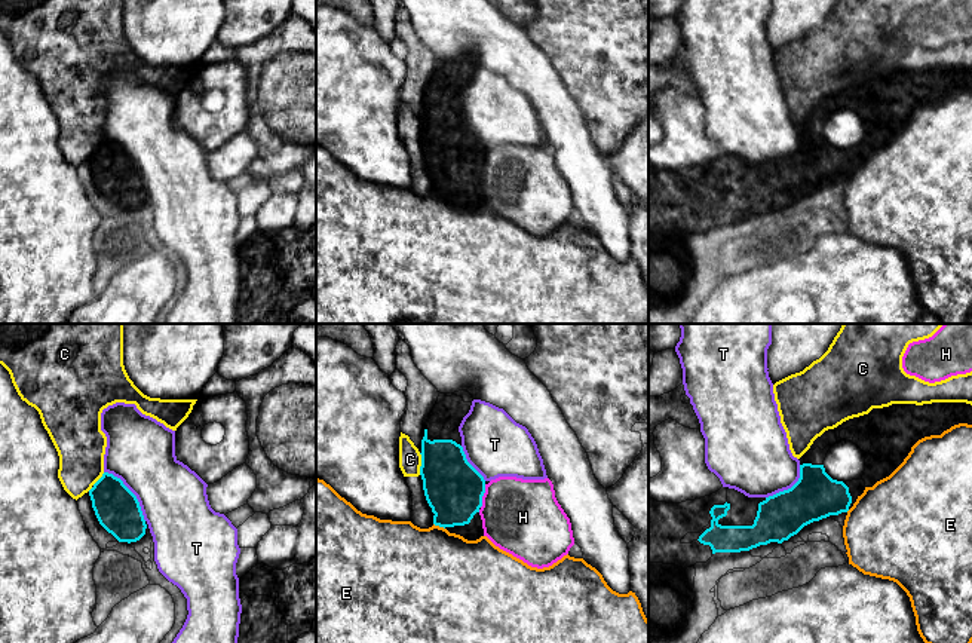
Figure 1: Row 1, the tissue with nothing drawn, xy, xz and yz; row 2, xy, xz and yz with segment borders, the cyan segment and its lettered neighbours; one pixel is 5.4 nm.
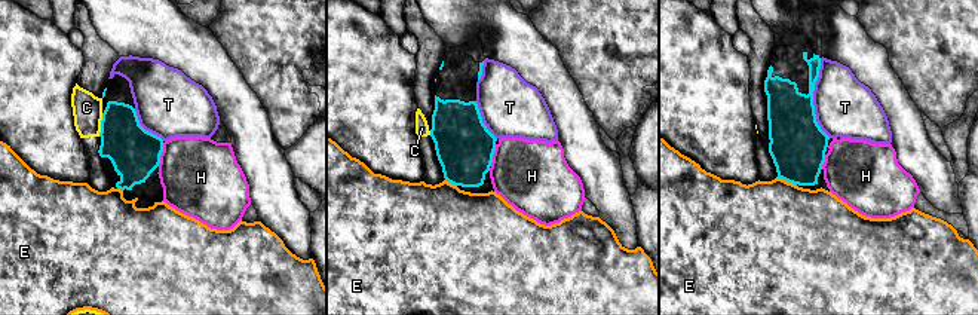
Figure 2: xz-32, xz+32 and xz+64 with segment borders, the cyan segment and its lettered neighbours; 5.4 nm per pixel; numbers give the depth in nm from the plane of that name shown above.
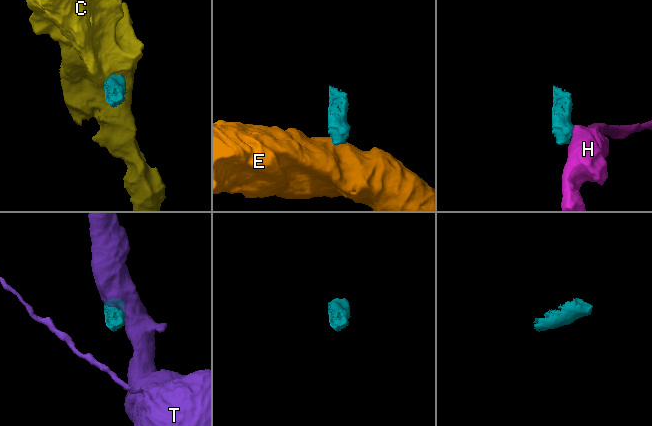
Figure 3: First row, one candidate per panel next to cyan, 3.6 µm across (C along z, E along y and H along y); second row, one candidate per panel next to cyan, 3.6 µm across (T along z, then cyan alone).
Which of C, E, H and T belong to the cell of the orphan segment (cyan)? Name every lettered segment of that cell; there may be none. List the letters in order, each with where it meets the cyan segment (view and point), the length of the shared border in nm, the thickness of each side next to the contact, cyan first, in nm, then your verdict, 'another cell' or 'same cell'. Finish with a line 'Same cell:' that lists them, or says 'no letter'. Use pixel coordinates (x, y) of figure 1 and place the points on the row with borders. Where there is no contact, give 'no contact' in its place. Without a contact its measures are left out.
C: meets cyan in xz at (422, 464); contact 120 nm long; 320 nm thick on the cyan side, 130 nm on the other; another cell
E: meets cyan in xz at (439, 526); contact 70 nm long; 320 nm thick on the cyan side, 460 nm on the other; another cell
H: meets cyan in xz at (483, 495); contact 130 nm long; 320 nm thick on the cyan side, 420 nm on the other; another cell
T: meets cyan in xy at (131, 492); contact 360 nm long; 240 nm thick on the cyan side, 380 nm on the other; another cell
Same cell: no letter

